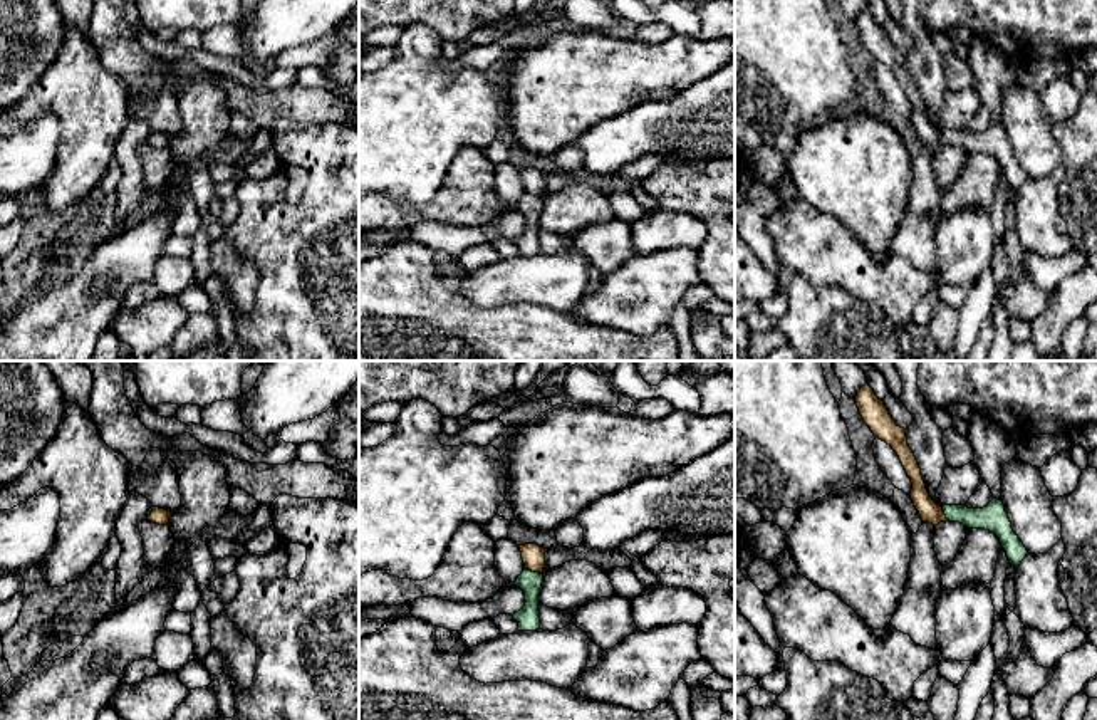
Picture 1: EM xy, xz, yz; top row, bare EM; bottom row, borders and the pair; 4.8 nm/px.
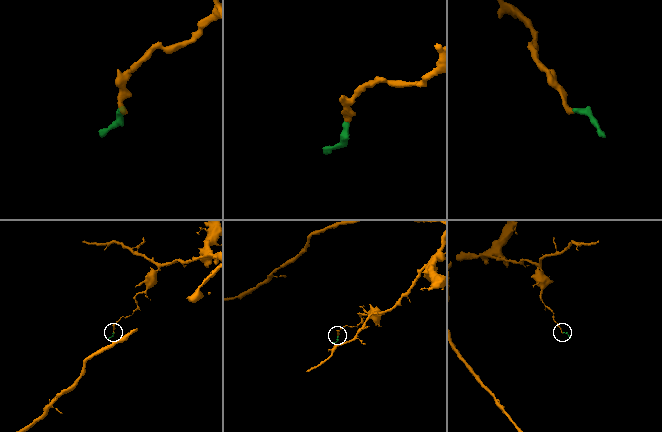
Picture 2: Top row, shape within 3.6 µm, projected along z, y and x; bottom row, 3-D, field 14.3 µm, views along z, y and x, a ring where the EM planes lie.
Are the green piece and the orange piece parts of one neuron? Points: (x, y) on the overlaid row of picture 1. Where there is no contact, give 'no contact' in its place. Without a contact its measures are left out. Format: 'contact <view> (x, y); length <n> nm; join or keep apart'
contact xz (534, 573); length 90 nm; join

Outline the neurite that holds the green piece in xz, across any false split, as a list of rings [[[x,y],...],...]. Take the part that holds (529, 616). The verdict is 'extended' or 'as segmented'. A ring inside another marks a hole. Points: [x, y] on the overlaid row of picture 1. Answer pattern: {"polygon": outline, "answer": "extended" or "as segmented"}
{"polygon": [[[537,544],[520,545],[525,564],[523,572],[517,577],[515,586],[525,594],[525,606],[513,614],[518,631],[540,629],[538,594],[543,582],[545,549]]], "answer": "extended"}

